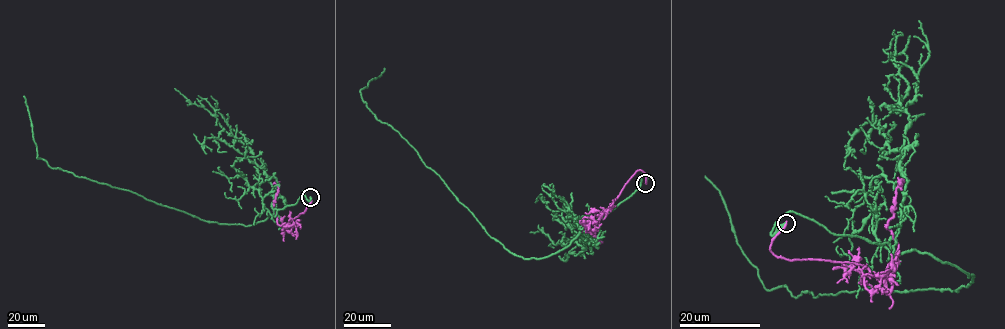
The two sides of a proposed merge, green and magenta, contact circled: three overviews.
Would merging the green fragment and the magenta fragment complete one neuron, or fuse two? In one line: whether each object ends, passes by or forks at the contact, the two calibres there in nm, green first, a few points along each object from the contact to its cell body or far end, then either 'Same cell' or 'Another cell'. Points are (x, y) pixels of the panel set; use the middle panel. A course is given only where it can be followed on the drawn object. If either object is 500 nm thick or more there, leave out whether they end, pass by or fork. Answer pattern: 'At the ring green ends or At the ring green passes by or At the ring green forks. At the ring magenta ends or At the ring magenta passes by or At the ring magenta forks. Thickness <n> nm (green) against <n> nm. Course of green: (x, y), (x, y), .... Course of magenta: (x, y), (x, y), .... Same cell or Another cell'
At the ring green ends. At the ring magenta ends. Thickness 300 nm (green) against 240 nm. Course of green: (645, 182), (643, 172), (638, 189), (565, 247), (536, 259), (513, 255), (366, 105), (360, 90), (384, 68). Course of magenta: (645, 183), (639, 170), (595, 224), (583, 217), (582, 231), (590, 229), (599, 239), (594, 241). Another cell

